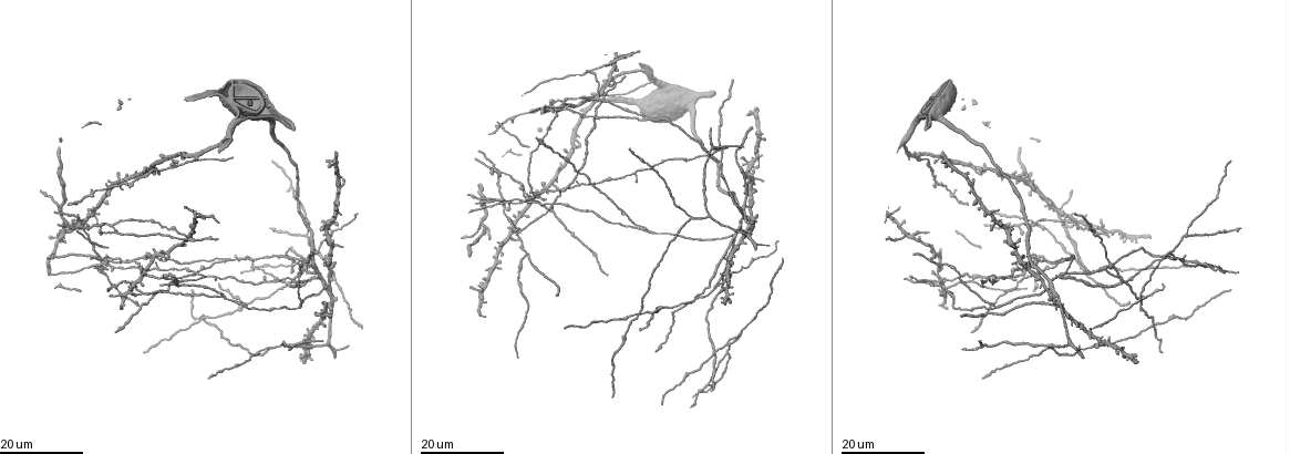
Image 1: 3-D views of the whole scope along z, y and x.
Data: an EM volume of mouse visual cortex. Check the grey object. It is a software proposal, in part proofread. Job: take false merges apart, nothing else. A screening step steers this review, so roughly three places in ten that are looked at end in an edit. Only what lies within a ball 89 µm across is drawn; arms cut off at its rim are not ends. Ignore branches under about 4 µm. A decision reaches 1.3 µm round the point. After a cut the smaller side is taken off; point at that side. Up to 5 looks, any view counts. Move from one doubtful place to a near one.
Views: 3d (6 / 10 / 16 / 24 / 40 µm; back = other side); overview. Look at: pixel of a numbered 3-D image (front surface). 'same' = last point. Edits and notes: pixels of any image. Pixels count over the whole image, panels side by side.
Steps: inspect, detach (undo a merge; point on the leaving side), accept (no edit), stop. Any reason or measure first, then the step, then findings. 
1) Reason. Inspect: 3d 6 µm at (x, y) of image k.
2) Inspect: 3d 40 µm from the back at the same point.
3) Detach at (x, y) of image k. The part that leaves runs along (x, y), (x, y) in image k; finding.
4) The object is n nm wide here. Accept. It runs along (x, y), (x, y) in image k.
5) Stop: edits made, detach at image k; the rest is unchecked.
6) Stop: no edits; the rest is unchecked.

Three-way junction. Inspect: 3d 24 µm at (720, 163) of image 1.

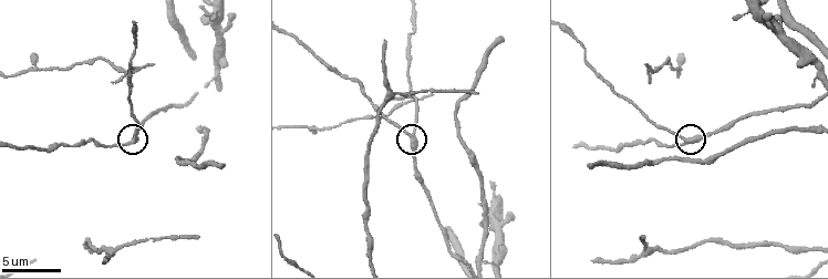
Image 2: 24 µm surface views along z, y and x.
Inspect: 3d 10 µm at (413, 136) of image 2.

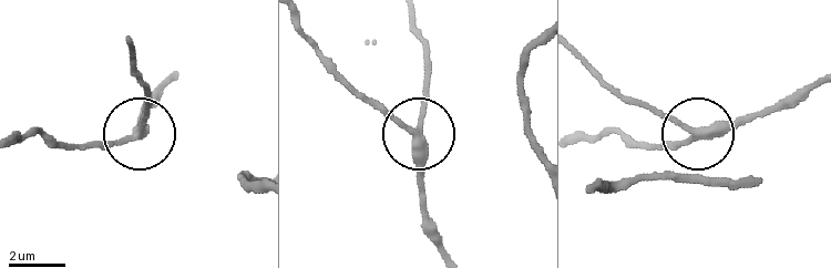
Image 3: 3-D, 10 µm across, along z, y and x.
Accept. It runs along (444, 249), (426, 206), (419, 135), (426, 59) in image 3; continuous, no second neuron.

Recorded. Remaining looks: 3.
Arms part here. Inspect: 3d 24 µm at (719, 283) of image 1.

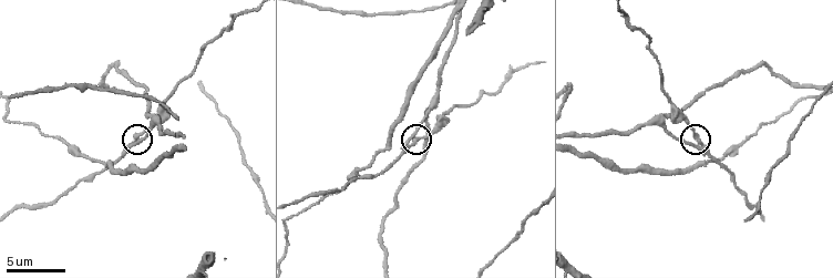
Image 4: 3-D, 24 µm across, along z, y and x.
Zoom in. Inspect: 3d 10 µm at (136, 140) of image 4.

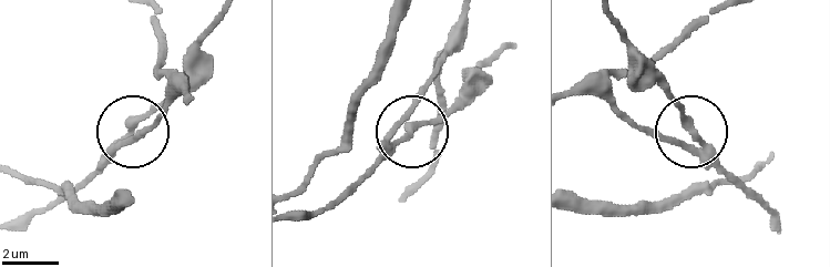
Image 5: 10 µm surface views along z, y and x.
The side arm is 27 µm long. Detach at (130, 123) of image 5. The part that leaves runs along (391, 150), (511, 49) in image 5; two neurons meet here.

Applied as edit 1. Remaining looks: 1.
Stop: edits made, detach at image 5; the rest is unchecked.

